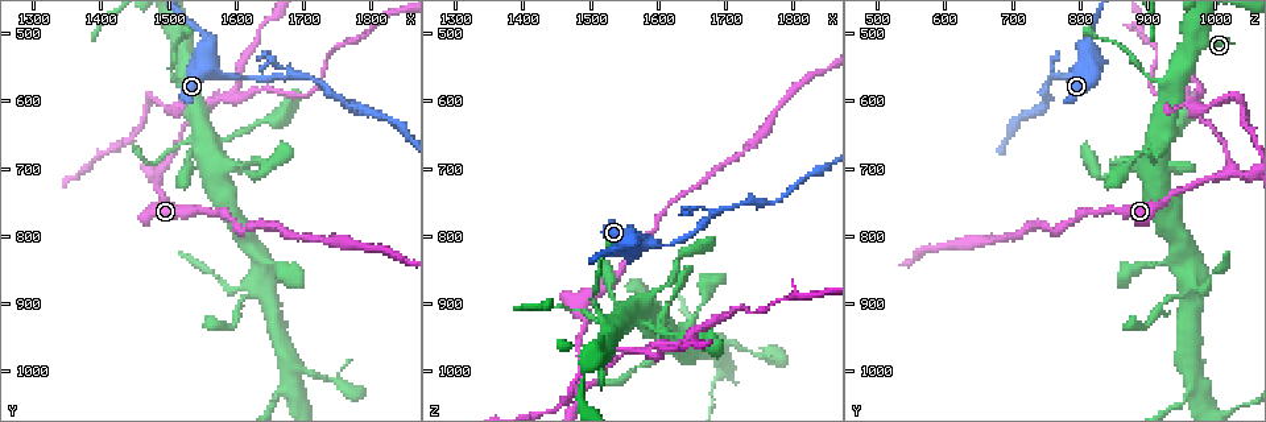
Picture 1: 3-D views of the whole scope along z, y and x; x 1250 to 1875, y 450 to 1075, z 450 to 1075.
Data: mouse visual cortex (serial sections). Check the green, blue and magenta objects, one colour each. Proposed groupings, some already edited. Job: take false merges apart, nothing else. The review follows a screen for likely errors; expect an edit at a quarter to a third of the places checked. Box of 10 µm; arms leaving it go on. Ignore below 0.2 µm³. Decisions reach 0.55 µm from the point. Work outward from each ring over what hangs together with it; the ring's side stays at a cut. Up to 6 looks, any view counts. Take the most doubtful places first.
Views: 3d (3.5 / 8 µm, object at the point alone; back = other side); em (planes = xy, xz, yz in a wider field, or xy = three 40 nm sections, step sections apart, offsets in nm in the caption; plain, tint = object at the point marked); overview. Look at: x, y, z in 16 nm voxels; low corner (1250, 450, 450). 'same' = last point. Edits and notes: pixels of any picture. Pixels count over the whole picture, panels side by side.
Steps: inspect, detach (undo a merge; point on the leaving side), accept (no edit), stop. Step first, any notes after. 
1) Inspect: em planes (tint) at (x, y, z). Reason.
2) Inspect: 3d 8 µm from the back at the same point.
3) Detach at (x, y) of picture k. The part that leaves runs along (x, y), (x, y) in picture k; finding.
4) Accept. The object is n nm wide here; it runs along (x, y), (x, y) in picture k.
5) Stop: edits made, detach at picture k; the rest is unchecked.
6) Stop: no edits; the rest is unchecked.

Inspect: 3d 8 µm from the back at (1600, 570, 815). Calibre changes.

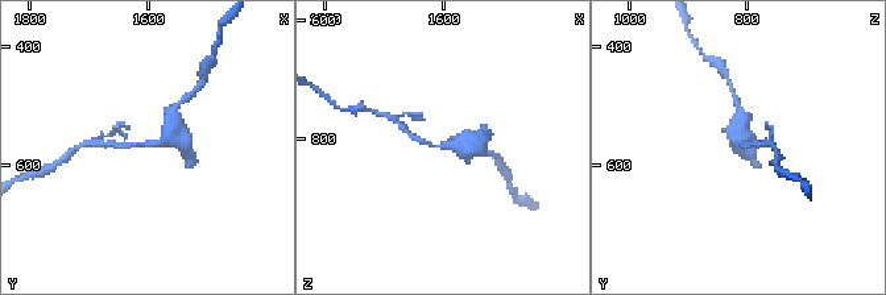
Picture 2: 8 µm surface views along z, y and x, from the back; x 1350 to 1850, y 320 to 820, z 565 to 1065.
Inspect: em xy step 1 (tint) at the same point.

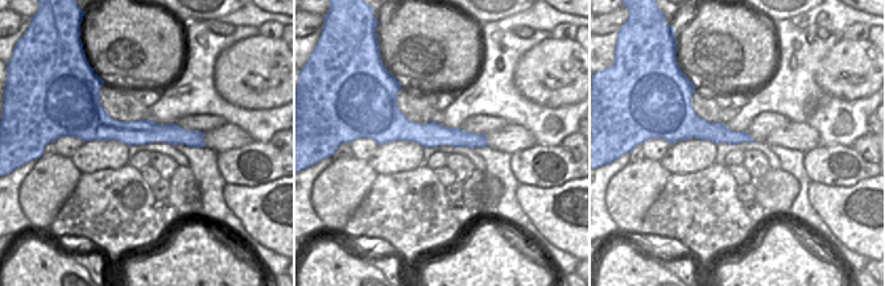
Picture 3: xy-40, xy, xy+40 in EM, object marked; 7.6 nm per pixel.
Accept. It runs along (476, 140), (433, 146), (409, 133) in picture 2; all the same cell.

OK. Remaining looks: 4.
Inspect: 3d 3.5 µm at (1490, 700, 1025). Sharp bend.

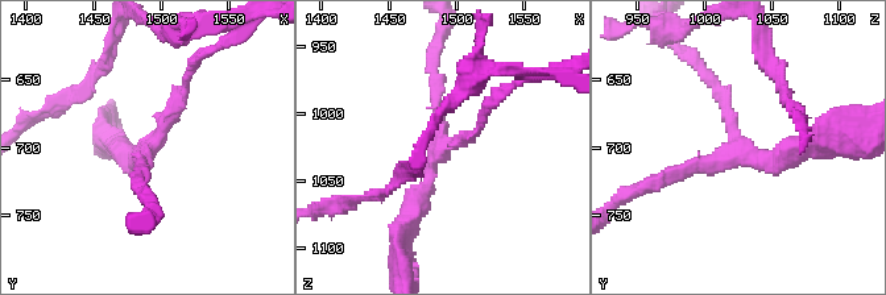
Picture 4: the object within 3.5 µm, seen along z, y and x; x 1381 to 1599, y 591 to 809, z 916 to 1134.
Inspect: em planes (tint) at (1492, 700, 1022). 3 arms meet here; the arms are 150, 200, 250 nm wide.

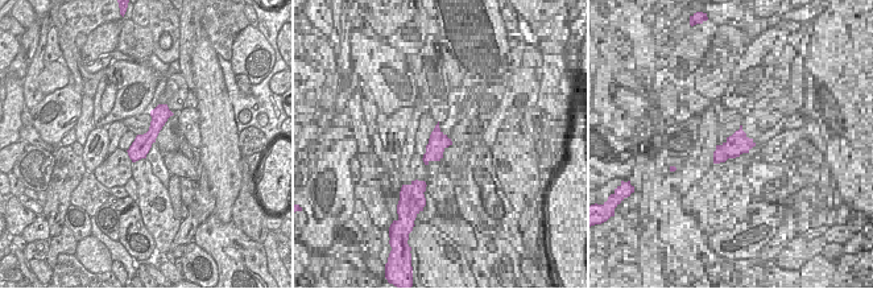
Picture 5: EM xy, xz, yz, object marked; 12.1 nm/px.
Accept. It runs along (137, 181), (186, 75) in picture 4; continuous, no second cell.

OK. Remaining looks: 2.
Stop: no edits; the rest is unchecked.

